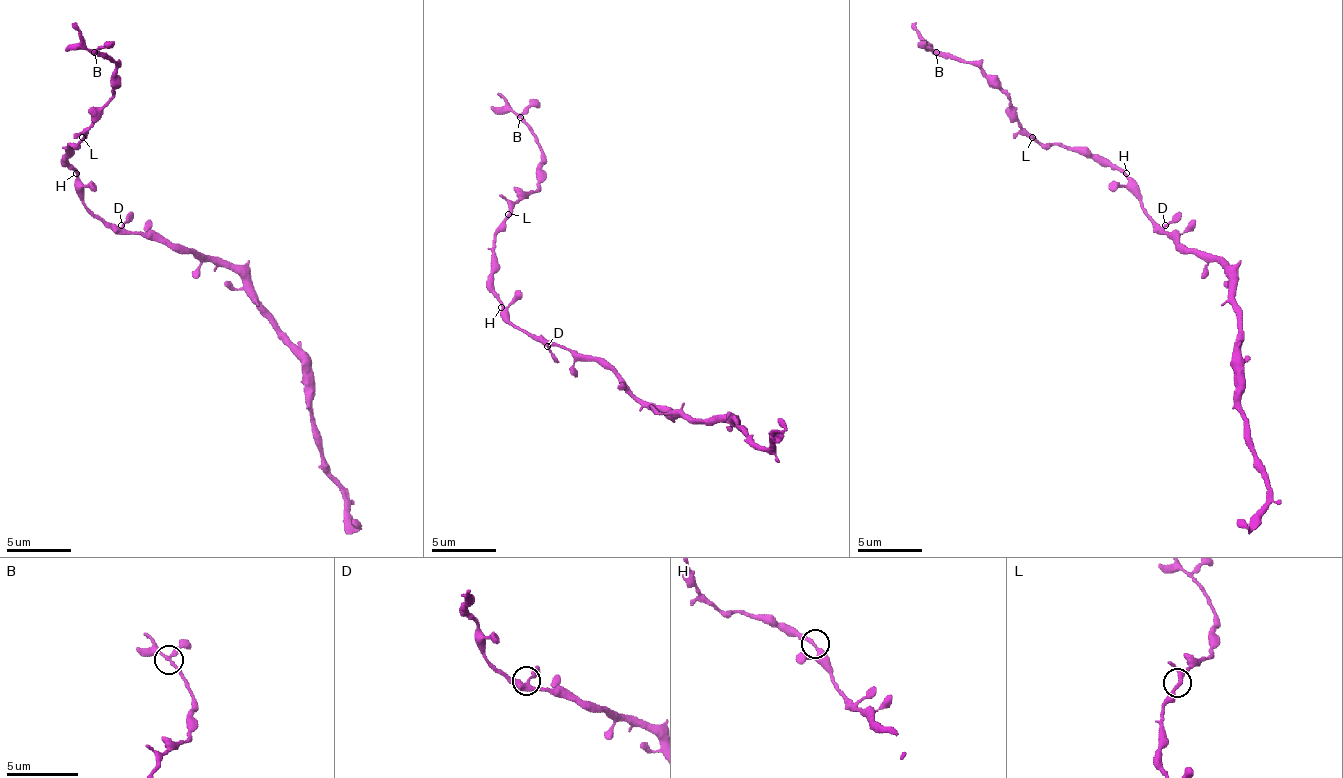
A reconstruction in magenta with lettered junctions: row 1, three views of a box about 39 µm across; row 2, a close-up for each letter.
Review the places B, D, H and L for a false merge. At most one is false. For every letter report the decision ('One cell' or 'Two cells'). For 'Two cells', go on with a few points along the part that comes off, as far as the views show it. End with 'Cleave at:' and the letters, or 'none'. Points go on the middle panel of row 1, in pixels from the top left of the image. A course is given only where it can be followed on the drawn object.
B: One cell
D: One cell
H: One cell
L: One cell
Cleave at: none

